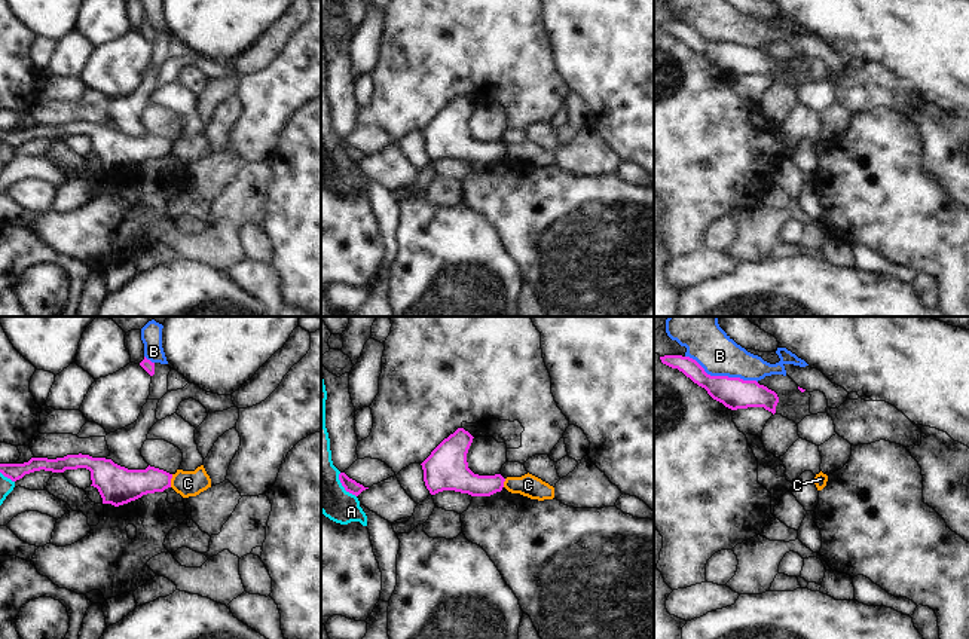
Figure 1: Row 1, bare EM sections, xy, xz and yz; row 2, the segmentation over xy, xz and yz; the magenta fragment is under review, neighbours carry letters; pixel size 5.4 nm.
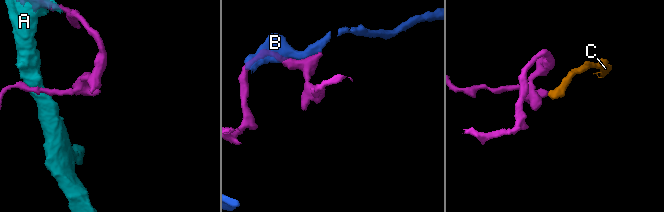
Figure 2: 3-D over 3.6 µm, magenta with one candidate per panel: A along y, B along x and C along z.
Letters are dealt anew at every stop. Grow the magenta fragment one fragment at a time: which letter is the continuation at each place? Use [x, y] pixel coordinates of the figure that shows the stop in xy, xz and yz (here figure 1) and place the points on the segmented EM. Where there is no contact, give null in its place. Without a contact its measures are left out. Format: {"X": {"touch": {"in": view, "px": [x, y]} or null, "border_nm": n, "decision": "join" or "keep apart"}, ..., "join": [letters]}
{"A": {"touch": {"in": "xz", "px": [342, 485]}, "border_nm": 160, "decision": "keep apart"}, "B": {"touch": {"in": "yz", "px": [721, 376]}, "border_nm": 420, "decision": "keep apart"}, "C": {"touch": {"in": "xy", "px": [170, 480]}, "border_nm": 70, "decision": "keep apart"}, "join": []}

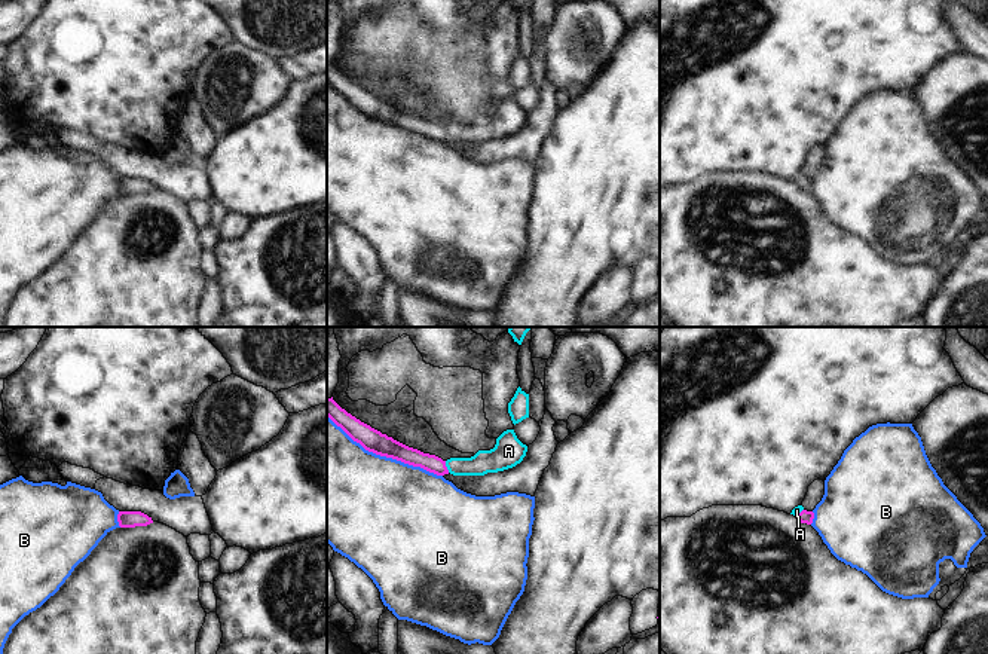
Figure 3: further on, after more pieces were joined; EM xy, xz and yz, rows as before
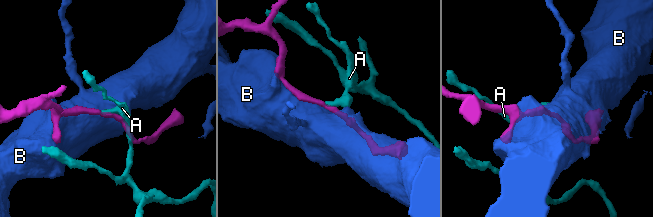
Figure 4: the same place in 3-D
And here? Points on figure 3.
{"A": {"touch": {"in": "xz", "px": [446, 467]}, "border_nm": 70, "decision": "keep apart"}, "B": {"touch": {"in": "xz", "px": [385, 455]}, "border_nm": 700, "decision": "keep apart"}, "join": []}

